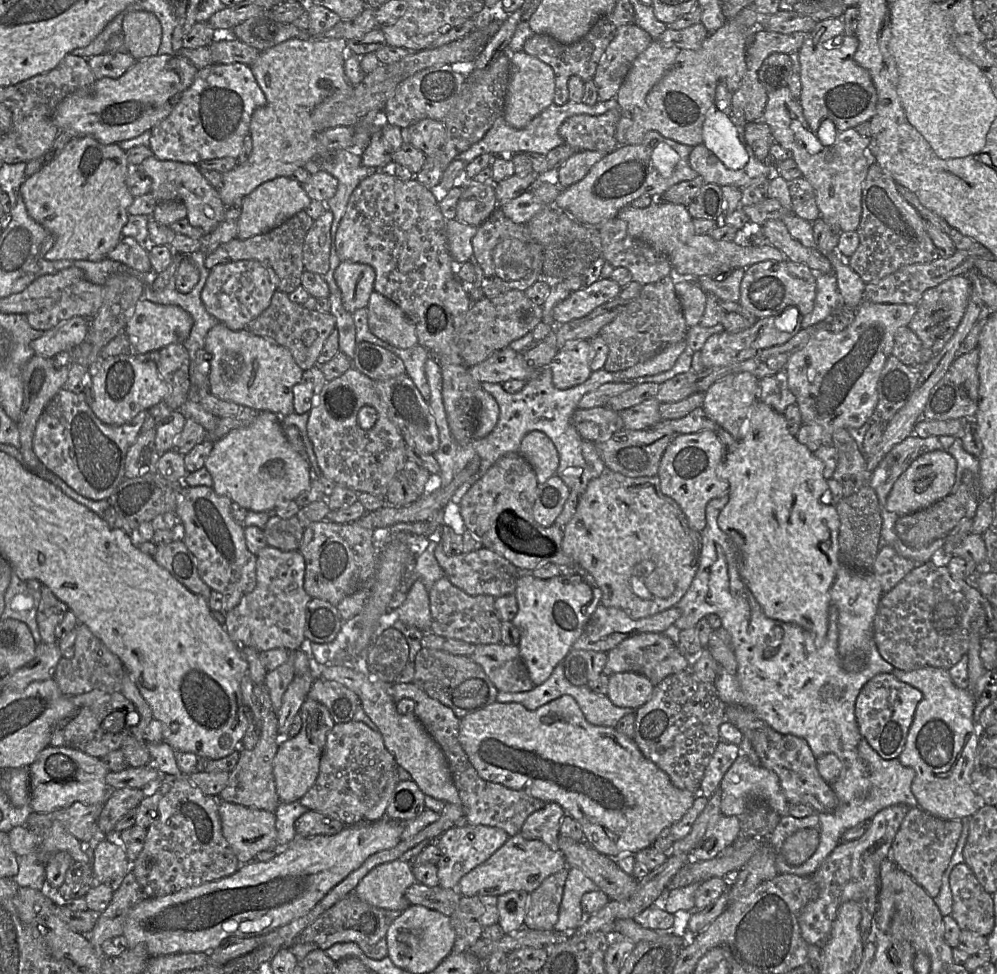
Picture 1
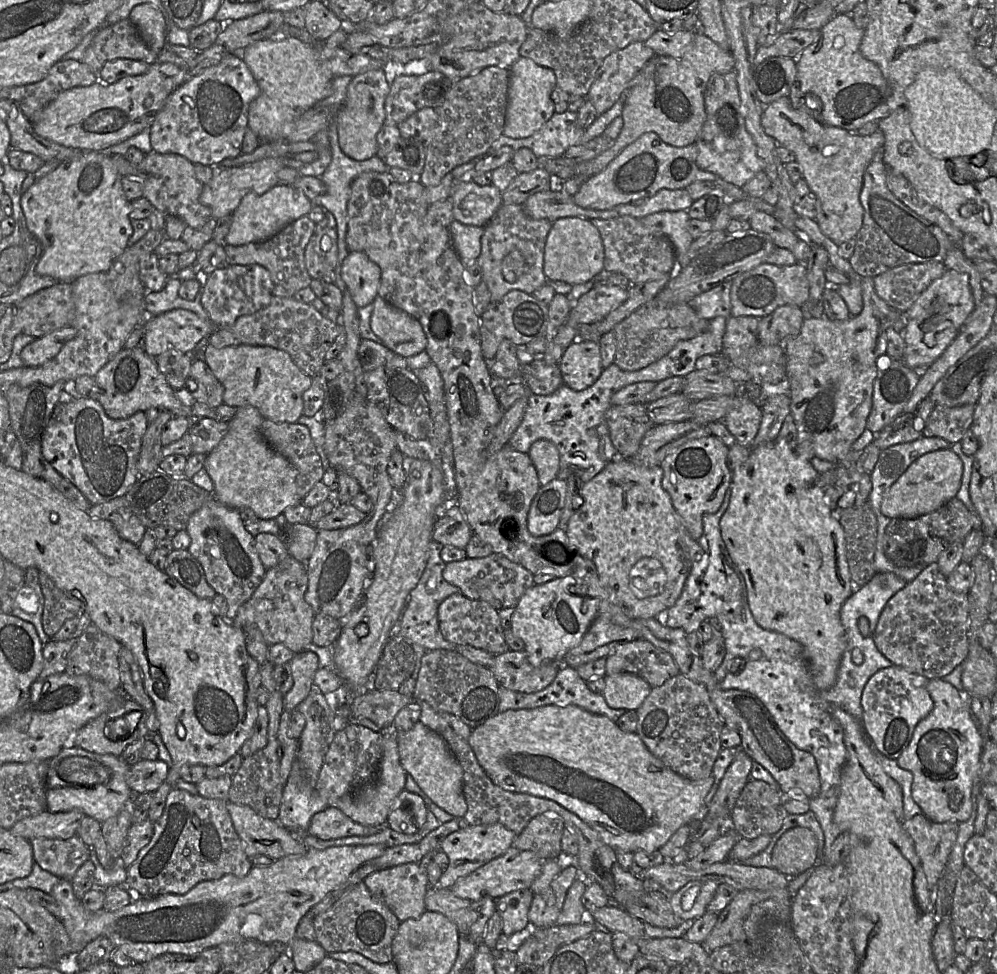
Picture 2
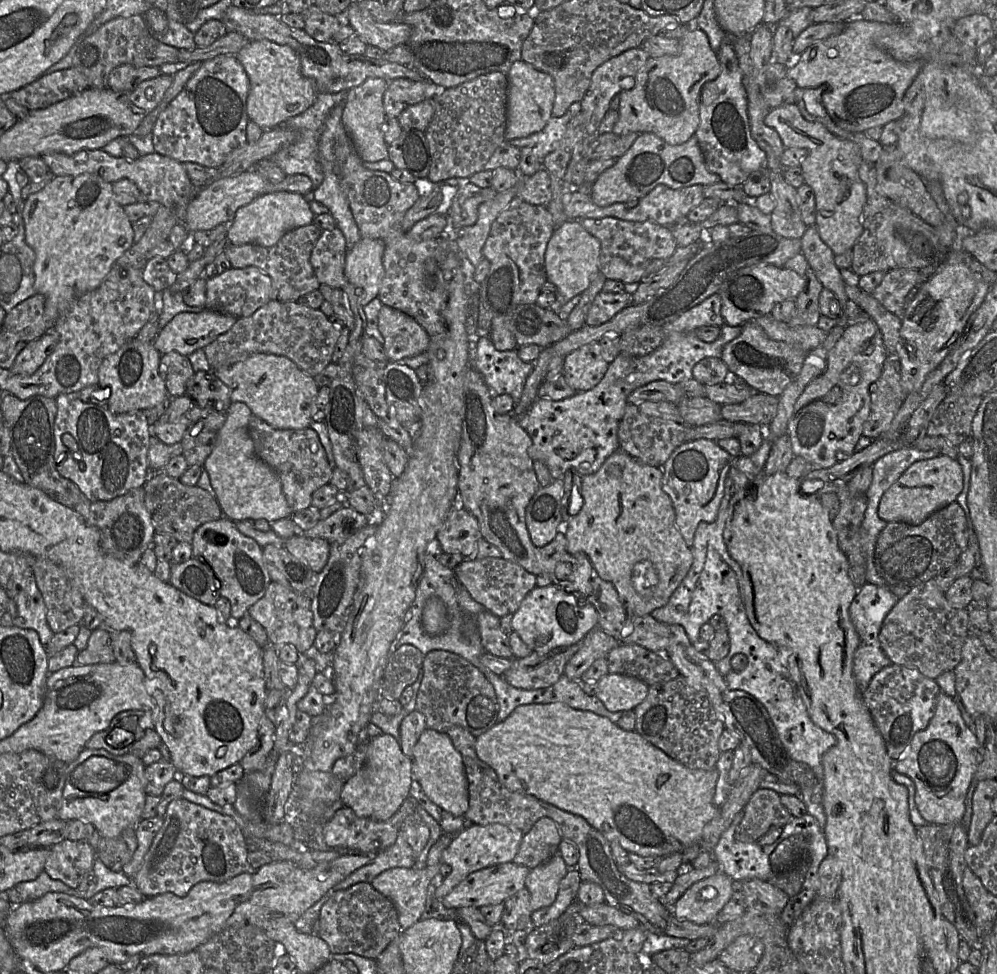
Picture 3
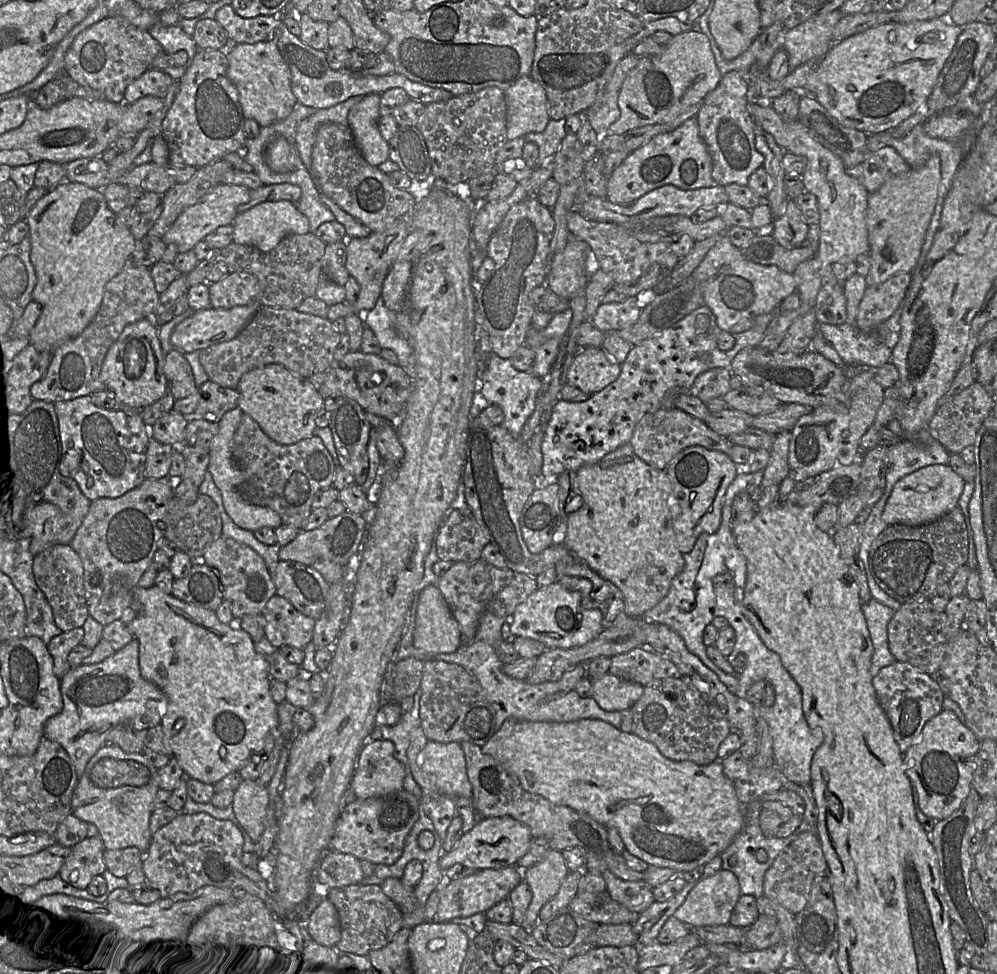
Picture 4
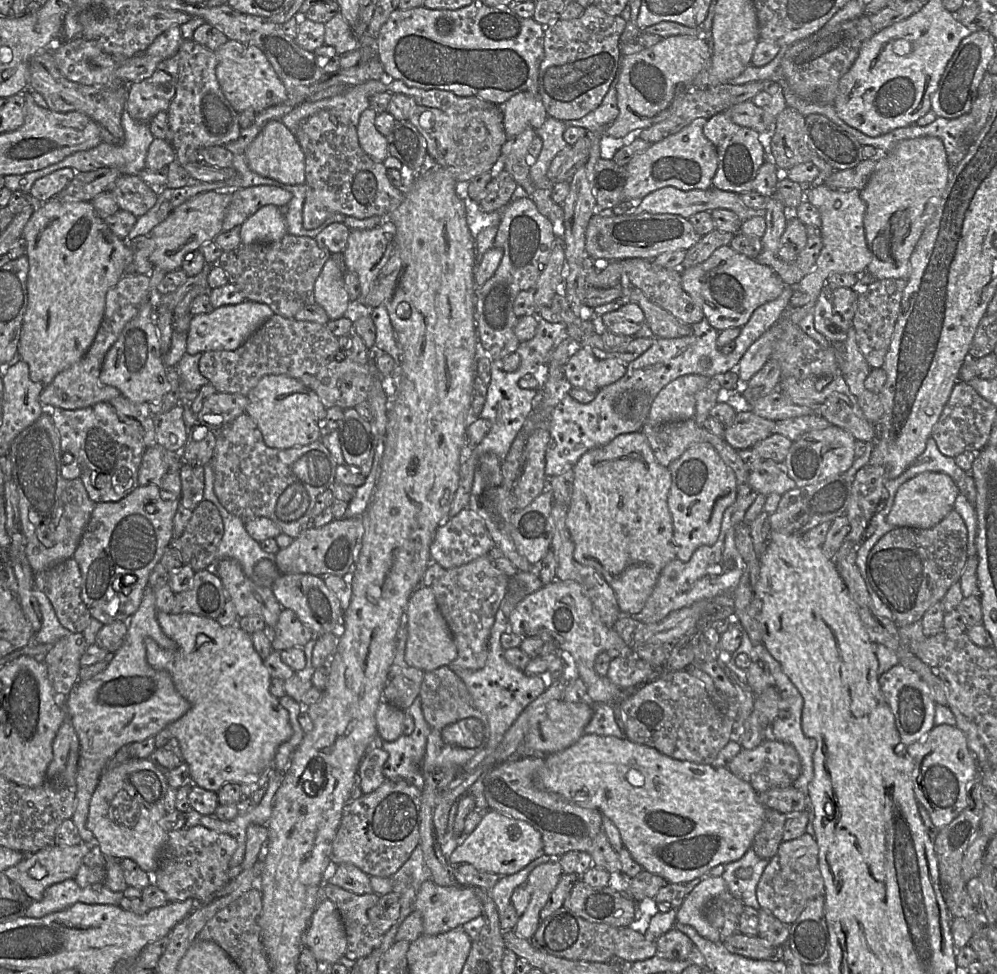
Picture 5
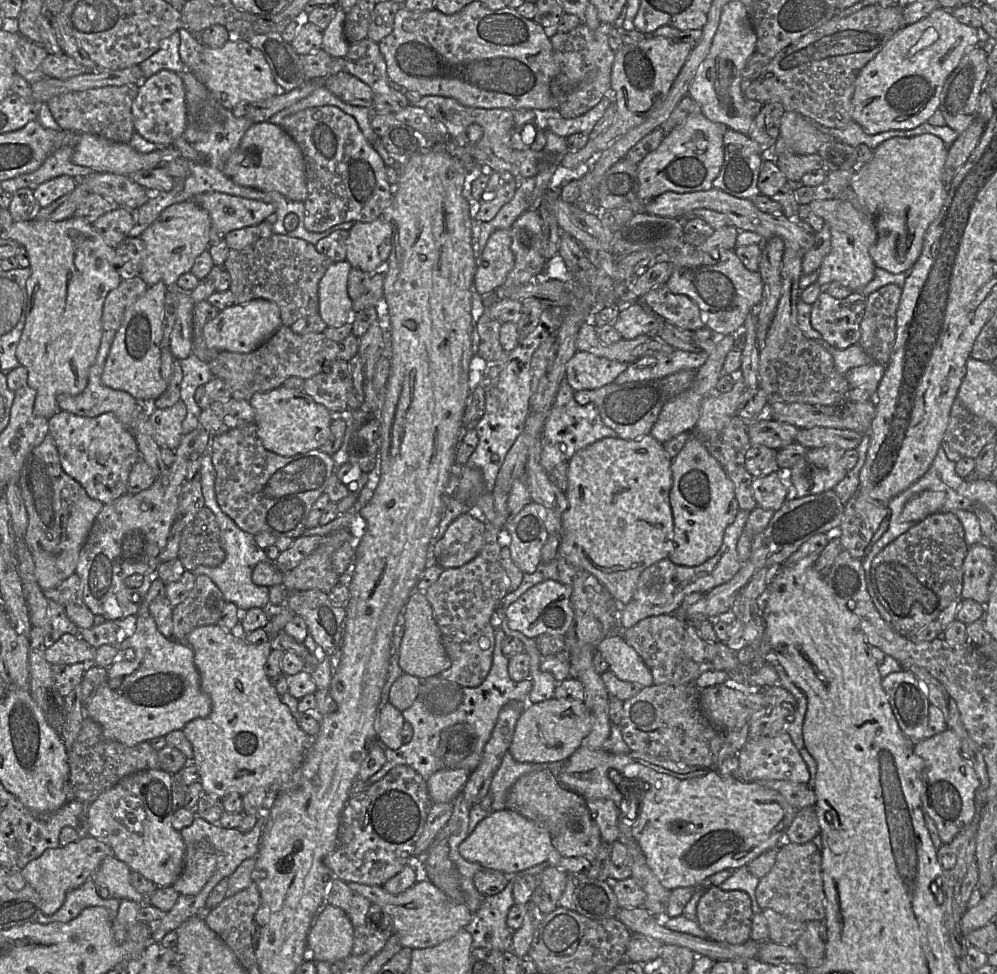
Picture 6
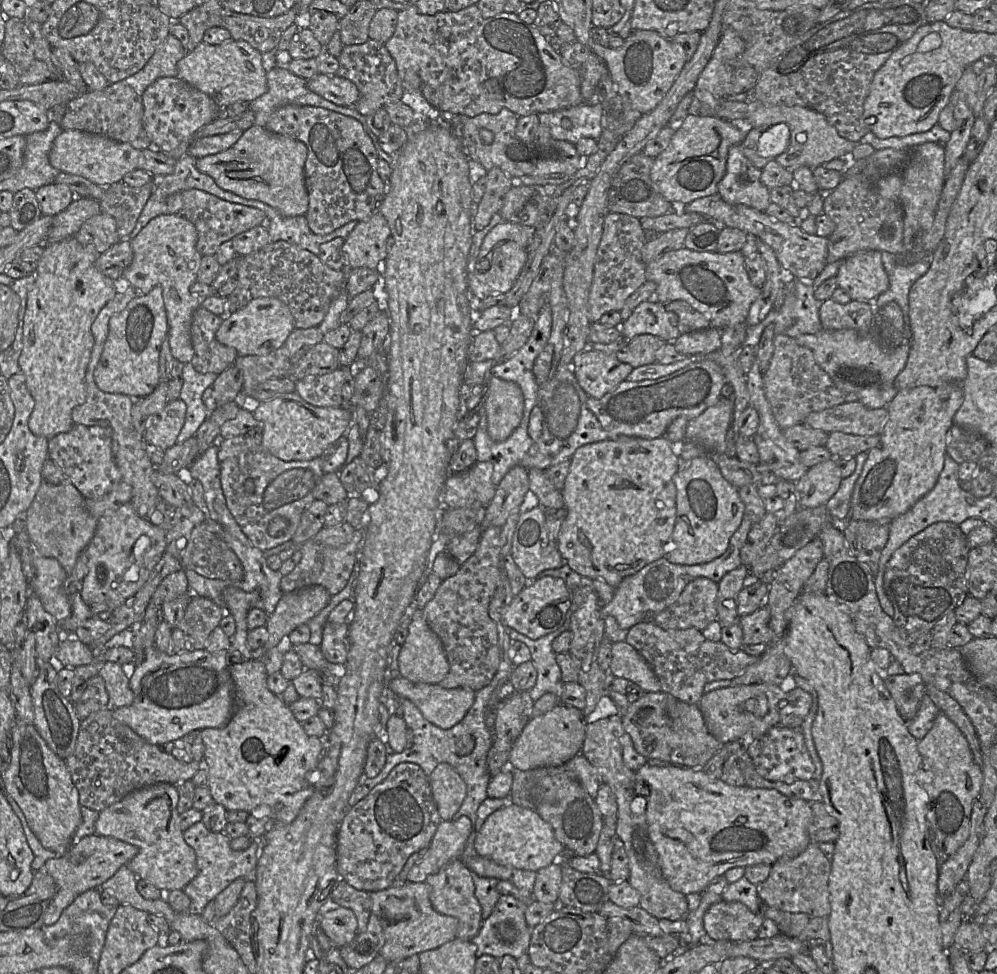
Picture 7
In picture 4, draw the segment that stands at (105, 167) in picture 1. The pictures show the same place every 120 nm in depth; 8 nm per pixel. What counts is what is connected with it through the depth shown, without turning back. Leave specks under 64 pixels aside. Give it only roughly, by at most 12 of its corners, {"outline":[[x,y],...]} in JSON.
{"outline":[[63,181],[25,219],[53,353],[97,314],[136,241],[102,189]]}

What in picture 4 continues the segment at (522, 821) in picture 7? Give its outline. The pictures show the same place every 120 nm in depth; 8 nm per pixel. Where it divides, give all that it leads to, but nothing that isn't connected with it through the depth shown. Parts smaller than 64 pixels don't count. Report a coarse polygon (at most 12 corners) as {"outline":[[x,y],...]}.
{"outline":[[510,816],[479,822],[439,859],[442,870],[514,866],[530,829]]}

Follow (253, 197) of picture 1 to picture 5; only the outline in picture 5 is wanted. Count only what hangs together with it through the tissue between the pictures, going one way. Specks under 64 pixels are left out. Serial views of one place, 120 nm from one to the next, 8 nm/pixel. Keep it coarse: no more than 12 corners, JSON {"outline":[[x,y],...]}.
{"outline":[[266,205],[240,225],[243,244],[287,234],[285,216]]}

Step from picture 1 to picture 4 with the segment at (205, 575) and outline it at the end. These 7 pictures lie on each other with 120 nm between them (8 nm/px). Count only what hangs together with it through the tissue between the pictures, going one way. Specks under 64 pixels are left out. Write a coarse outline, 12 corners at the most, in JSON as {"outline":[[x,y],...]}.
{"outline":[[221,536],[202,561],[234,618],[262,615],[277,594],[264,560]]}

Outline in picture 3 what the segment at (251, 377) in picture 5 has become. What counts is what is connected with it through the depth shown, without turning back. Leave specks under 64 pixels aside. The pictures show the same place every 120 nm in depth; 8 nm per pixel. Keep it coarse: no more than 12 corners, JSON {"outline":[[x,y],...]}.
{"outline":[[270,300],[204,347],[211,370],[256,353],[314,377],[340,331],[320,309]]}

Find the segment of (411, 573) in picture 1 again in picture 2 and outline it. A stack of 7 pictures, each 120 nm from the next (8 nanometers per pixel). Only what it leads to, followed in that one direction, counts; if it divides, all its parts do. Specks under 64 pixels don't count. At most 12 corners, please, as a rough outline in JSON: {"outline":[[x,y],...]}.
{"outline":[[432,540],[425,570],[406,598],[399,635],[425,649],[456,650],[438,623],[460,589],[443,578],[444,545]]}

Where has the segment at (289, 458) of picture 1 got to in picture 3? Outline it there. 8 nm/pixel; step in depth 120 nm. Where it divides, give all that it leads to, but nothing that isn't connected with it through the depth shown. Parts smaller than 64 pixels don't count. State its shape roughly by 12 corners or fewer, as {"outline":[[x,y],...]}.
{"outline":[[232,402],[203,469],[223,515],[274,522],[294,512]]}

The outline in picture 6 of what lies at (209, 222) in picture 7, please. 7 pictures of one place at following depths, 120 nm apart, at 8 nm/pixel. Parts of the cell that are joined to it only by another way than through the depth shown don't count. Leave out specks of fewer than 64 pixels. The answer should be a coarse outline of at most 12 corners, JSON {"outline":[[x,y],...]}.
{"outline":[[221,192],[192,200],[210,216],[210,246],[259,225],[272,203]]}

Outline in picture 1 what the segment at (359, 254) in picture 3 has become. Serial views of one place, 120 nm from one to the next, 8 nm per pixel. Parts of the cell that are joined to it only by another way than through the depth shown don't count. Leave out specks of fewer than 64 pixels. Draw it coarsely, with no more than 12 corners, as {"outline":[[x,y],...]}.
{"outline":[[342,261],[334,272],[344,308],[368,306],[376,273]]}

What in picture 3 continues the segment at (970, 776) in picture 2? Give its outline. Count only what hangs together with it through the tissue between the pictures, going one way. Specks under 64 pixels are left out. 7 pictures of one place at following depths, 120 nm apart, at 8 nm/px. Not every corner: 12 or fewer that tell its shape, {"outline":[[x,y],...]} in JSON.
{"outline":[[941,691],[894,762],[929,824],[961,823],[975,733]]}

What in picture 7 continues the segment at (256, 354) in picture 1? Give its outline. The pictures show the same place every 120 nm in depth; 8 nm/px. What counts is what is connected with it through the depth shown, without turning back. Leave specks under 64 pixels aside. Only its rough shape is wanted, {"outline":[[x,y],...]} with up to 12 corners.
{"outline":[[295,391],[252,412],[283,461],[318,458],[346,436],[352,412]]}

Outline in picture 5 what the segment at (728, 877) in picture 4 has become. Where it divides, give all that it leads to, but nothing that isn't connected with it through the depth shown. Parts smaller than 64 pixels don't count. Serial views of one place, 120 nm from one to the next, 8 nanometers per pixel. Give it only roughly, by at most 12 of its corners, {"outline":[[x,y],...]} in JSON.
{"outline":[[722,876],[708,877],[688,893],[676,921],[721,942],[704,908],[727,891]]}

